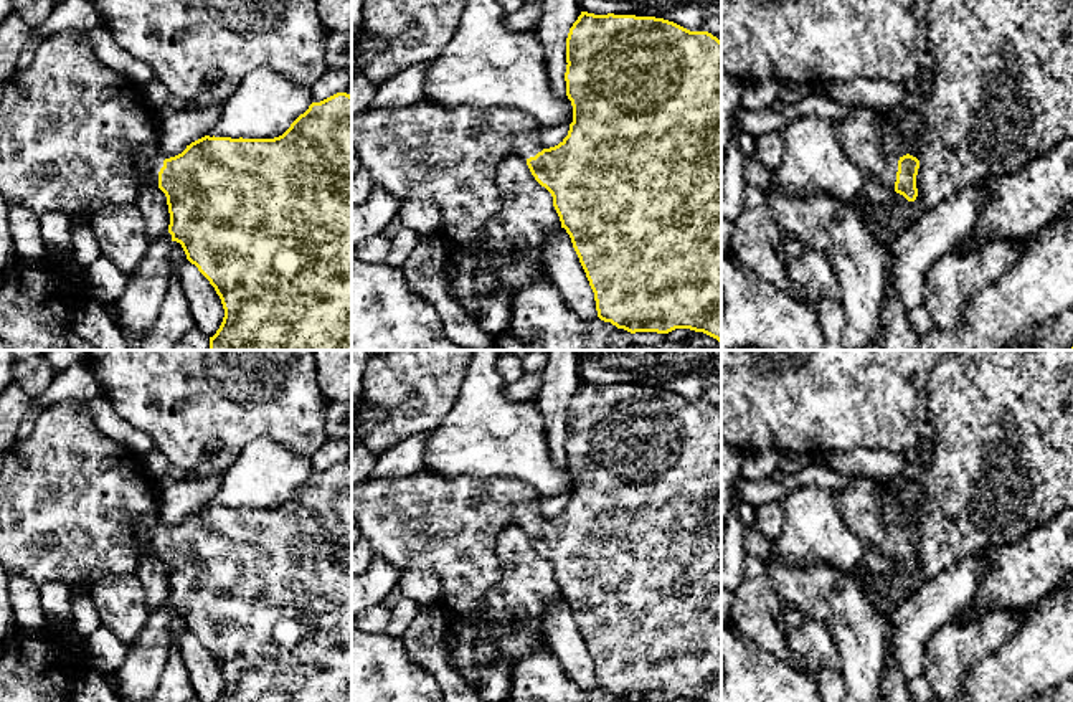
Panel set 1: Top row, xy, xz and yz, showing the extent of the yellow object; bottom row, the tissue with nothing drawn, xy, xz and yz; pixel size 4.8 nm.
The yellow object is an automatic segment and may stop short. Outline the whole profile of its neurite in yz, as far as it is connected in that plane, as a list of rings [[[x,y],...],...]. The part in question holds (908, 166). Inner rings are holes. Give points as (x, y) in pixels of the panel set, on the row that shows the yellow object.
[[[860,106],[852,116],[835,121],[835,129],[845,154],[862,170],[867,182],[882,183],[908,202],[915,202],[919,160],[910,154],[895,157],[882,152],[880,132],[885,119],[885,114]]]

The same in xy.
[[[69,30],[46,36],[33,59],[21,71],[3,81],[0,101],[0,193],[8,205],[18,203],[35,215],[61,211],[71,220],[91,218],[106,205],[135,203],[142,180],[135,167],[135,152],[142,150],[152,164],[154,187],[165,197],[170,213],[168,233],[182,244],[187,259],[210,281],[221,299],[225,317],[213,337],[210,350],[352,350],[352,96],[337,92],[320,102],[312,102],[291,127],[274,139],[231,139],[205,135],[170,159],[158,150],[157,112],[142,97],[127,76],[106,66],[92,51],[86,31]]]

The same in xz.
[[[581,12],[566,38],[566,63],[565,81],[566,96],[573,106],[573,122],[568,135],[555,147],[545,149],[541,145],[540,124],[523,111],[510,107],[444,107],[424,99],[401,107],[371,107],[363,114],[352,114],[352,147],[373,183],[388,190],[399,202],[434,200],[441,210],[439,233],[457,246],[482,244],[485,221],[495,216],[502,206],[500,192],[495,187],[497,167],[512,155],[525,159],[535,180],[553,197],[561,228],[570,235],[594,292],[601,320],[631,334],[669,334],[675,329],[690,329],[721,342],[721,41],[708,31],[690,31],[664,18]]]

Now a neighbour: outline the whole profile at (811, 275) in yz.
[[[806,249],[801,258],[786,263],[792,287],[787,296],[797,302],[840,299],[840,284],[830,259],[819,251]]]

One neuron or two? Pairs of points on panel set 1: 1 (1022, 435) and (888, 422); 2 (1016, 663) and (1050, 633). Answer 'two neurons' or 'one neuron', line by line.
1: two neurons
2: one neuron

